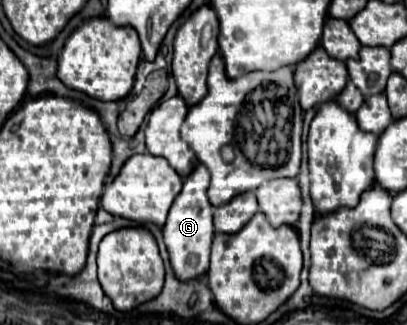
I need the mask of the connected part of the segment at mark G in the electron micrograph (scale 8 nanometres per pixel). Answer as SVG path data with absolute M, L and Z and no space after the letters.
M199 164L195 172L191 172L191 176L185 178L183 190L175 198L167 222L163 226L171 266L179 280L193 280L209 270L209 252L213 240L213 206L207 200L207 188L209 188L209 170L203 164Z

